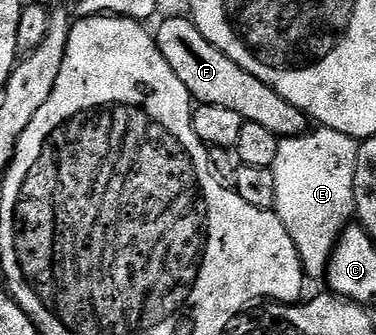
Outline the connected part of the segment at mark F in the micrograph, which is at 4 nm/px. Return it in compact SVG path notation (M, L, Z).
M189 17L164 19L156 29L156 41L164 60L168 60L172 72L180 76L180 84L188 88L195 103L232 108L232 112L240 112L243 122L260 124L280 140L307 133L308 119L303 110L297 110L295 106L288 104L288 100L284 100L284 96L277 94L271 86L252 76L227 54L220 52L220 48L212 45Z

